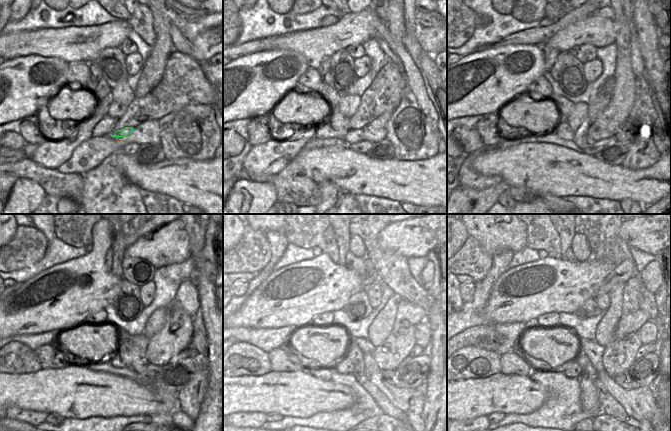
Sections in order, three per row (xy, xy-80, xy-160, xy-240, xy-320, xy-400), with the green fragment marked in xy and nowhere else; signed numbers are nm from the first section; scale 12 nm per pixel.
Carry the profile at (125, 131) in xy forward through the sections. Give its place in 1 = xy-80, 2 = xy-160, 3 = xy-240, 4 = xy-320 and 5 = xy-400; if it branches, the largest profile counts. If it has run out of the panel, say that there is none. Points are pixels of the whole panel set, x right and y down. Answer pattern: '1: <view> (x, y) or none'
1: xy-80 (353, 136)
2: xy-160 (583, 142)
3: xy-240 (152, 370)
4: xy-320 (391, 376)
5: xy-400 (627, 382)

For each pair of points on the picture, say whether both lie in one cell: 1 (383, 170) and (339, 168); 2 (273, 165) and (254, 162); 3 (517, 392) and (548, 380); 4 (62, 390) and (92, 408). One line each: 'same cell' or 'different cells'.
1: same cell
2: same cell
3: different cells
4: same cell

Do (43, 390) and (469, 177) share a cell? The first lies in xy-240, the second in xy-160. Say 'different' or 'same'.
different

